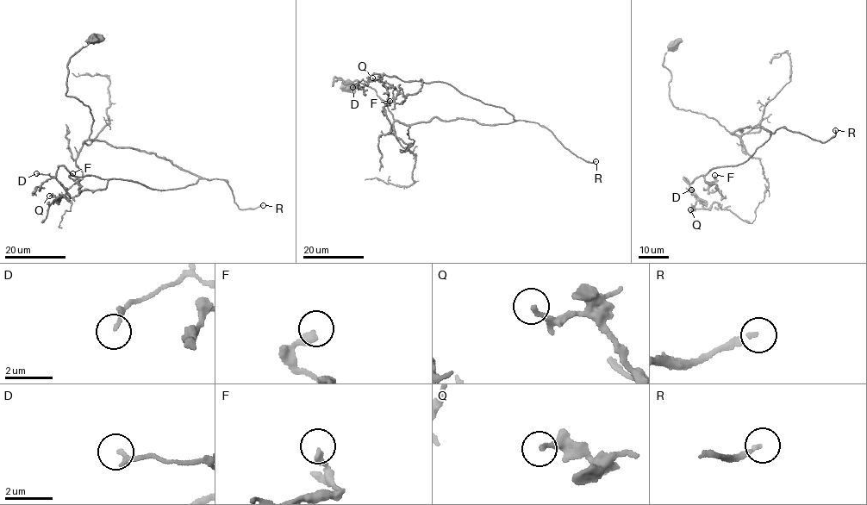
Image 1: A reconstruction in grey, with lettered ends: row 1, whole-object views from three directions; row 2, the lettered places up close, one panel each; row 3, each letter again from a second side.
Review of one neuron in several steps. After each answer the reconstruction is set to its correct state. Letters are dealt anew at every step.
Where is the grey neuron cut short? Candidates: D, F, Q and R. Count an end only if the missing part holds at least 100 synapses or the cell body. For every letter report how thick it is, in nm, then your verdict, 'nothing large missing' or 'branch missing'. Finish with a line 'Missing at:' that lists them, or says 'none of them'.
D: 120 nm thick; nothing large missing
F: 300 nm thick; nothing large missing
Q: 190 nm thick; nothing large missing
R: 170 nm thick; branch missing
Missing at: R

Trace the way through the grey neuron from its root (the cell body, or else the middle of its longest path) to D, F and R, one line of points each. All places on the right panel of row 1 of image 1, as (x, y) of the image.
D: (672, 46), (662, 63), (675, 107), (730, 132), (771, 133), (743, 163), (684, 177), (691, 190)
F: (672, 46), (662, 63), (675, 107), (730, 132), (771, 133), (743, 163), (709, 170), (710, 192), (714, 175)
R: (672, 46), (662, 63), (677, 109), (714, 118), (730, 132), (784, 127), (821, 142), (835, 130)

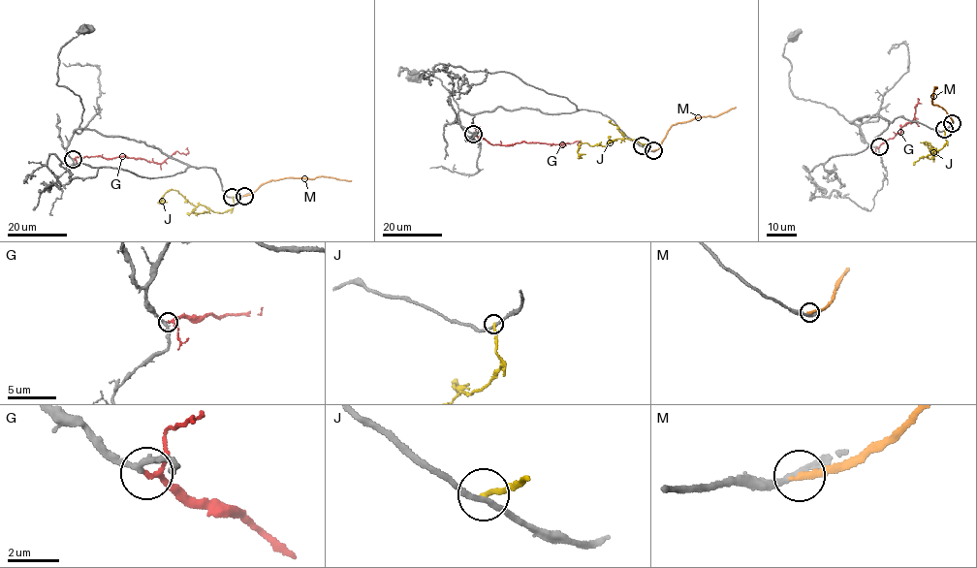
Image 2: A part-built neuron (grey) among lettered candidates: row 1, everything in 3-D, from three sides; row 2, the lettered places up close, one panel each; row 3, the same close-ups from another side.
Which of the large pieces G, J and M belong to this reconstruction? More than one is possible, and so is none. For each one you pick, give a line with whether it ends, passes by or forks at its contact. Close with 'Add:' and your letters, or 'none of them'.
G: it passes by
Add: G

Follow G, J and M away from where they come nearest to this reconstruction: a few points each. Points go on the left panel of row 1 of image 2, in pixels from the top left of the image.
G: (73, 159), (126, 157), (161, 164), (176, 151), (186, 154), (188, 150), (185, 149)
J: (232, 197), (234, 206), (218, 212), (196, 205), (177, 190), (168, 191), (161, 198), (161, 202), (167, 203)
M: (244, 196), (271, 180), (318, 176), (351, 180)

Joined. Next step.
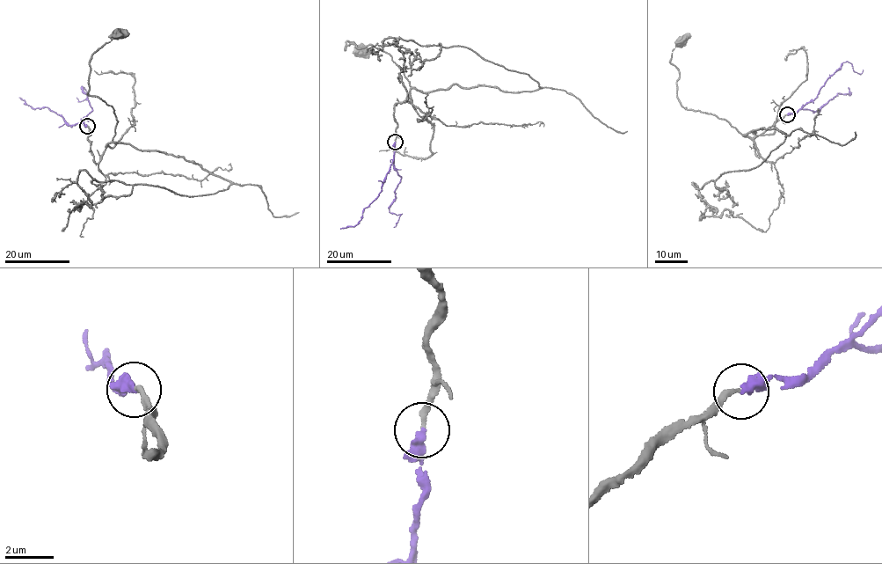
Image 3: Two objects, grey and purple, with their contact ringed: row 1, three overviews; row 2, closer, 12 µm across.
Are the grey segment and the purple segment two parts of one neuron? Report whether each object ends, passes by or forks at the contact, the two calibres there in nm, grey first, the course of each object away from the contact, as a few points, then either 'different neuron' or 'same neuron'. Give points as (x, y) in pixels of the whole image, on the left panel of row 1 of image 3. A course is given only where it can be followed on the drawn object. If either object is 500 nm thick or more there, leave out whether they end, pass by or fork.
grey ends; purple passes by; calibres 200 and 280 nm; course grey (88, 126), (95, 164), (112, 138), (118, 121), (112, 106), (88, 92), (91, 57), (117, 33); course purple (87, 126), (83, 120), (92, 110), (81, 86), (89, 95), (82, 101), (76, 98); same neuron

